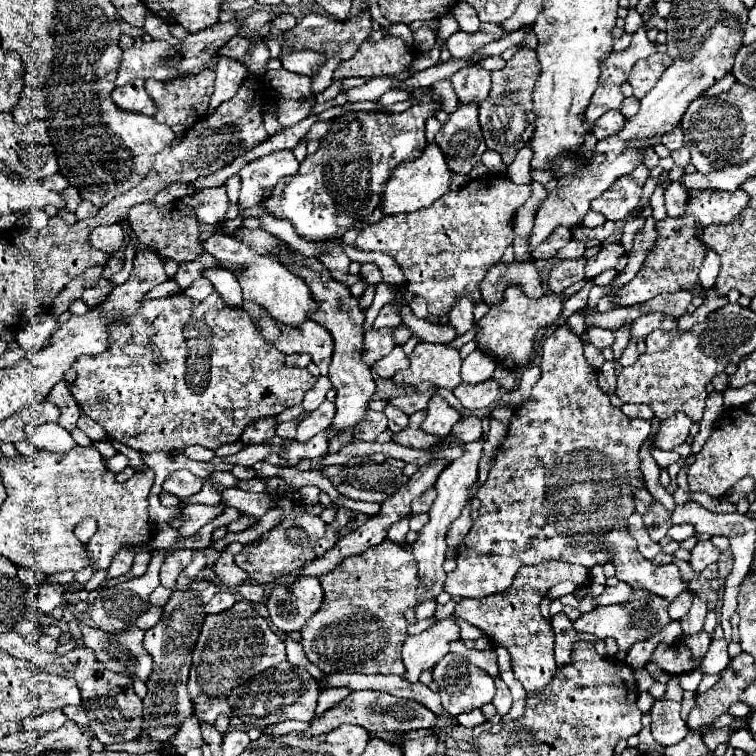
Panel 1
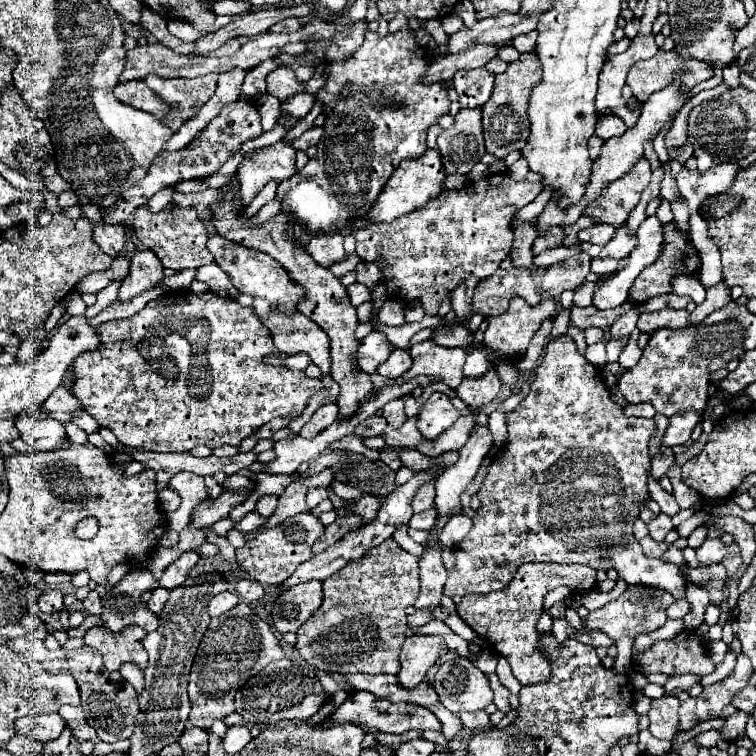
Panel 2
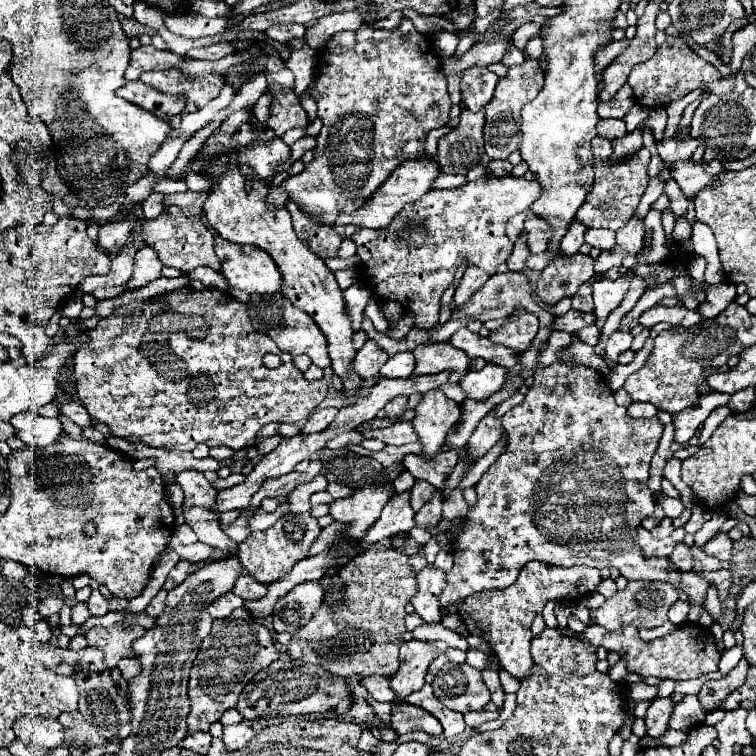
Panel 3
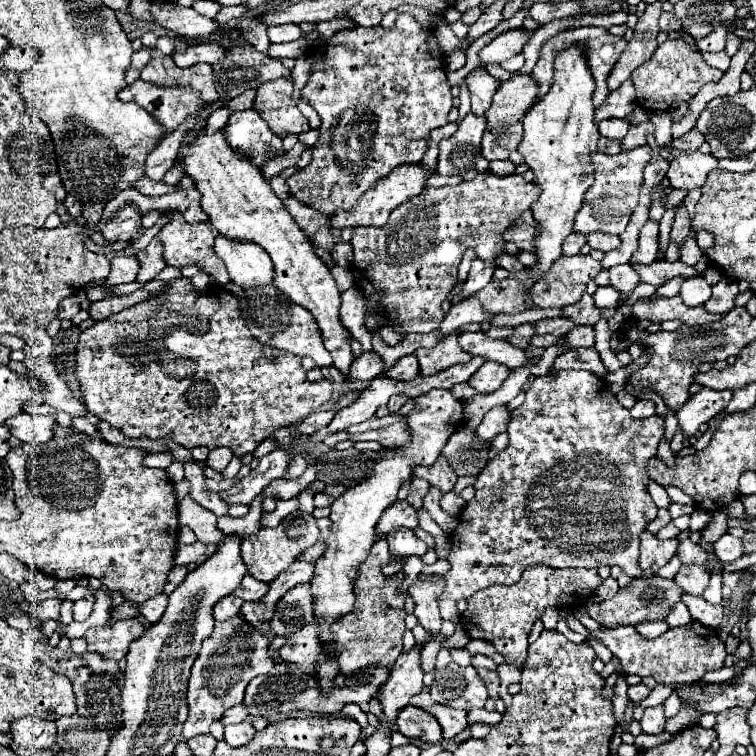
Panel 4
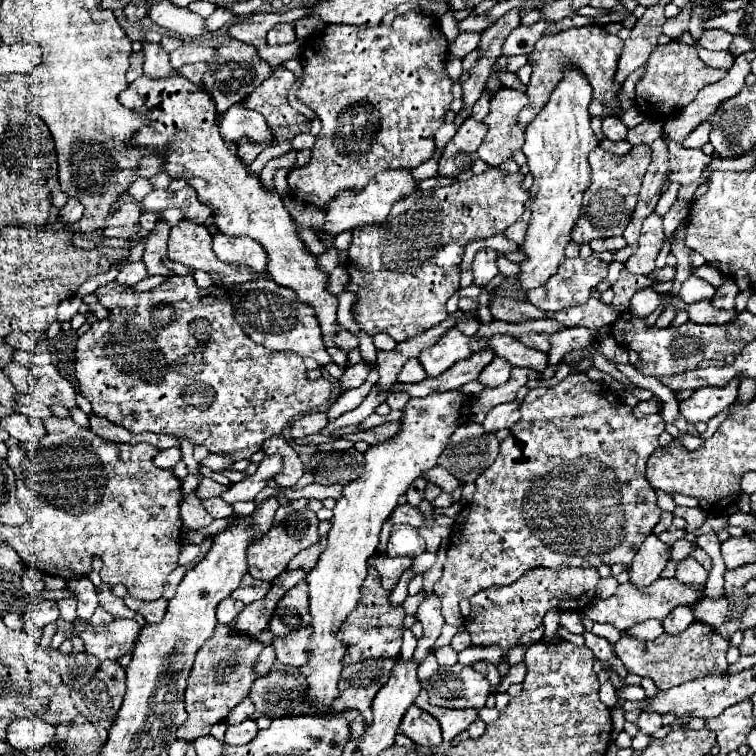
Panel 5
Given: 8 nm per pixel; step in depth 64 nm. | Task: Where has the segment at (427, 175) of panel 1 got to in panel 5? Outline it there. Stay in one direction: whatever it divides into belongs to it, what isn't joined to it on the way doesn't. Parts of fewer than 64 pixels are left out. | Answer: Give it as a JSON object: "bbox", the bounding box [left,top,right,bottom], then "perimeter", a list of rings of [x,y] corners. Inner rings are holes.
{"bbox":[322,170,418,236],"perimeter":[[[396,170],[396,172],[382,172],[380,176],[374,176],[360,192],[340,192],[340,196],[336,196],[332,202],[328,202],[328,206],[324,208],[326,212],[326,222],[324,222],[324,232],[322,234],[330,234],[330,236],[338,236],[346,230],[354,230],[360,224],[374,224],[374,222],[384,222],[392,204],[396,200],[400,200],[400,196],[406,196],[410,192],[414,192],[418,188],[418,184],[414,182],[410,172],[404,170]]]}

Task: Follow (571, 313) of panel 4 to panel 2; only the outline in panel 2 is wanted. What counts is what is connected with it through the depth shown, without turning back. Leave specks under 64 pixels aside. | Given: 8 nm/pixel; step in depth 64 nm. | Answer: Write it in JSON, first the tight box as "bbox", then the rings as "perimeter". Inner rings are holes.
{"bbox":[573,280,596,308],"perimeter":[[[586,280],[582,286],[579,286],[575,290],[573,298],[574,305],[580,306],[580,308],[588,308],[588,306],[592,306],[594,286],[596,286],[596,282],[590,282],[590,280]]]}

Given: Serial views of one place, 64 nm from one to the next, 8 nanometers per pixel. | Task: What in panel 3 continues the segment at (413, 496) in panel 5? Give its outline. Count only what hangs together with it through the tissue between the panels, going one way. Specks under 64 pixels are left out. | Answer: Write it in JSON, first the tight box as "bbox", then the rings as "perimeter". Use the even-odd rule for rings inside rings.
{"bbox":[410,480,436,512],"perimeter":[[[416,480],[416,484],[410,490],[410,504],[412,504],[412,508],[418,512],[430,500],[430,496],[434,494],[434,490],[436,488],[432,484],[428,484],[424,480]]]}

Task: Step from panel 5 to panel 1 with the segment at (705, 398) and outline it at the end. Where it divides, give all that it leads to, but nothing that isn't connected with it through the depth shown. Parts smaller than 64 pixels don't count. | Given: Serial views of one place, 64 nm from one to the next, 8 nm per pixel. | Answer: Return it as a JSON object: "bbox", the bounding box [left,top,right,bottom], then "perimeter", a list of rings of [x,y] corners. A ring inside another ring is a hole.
{"bbox":[654,412,692,450],"perimeter":[[[678,412],[672,418],[662,422],[654,444],[660,450],[672,450],[686,442],[686,438],[690,434],[690,426],[692,426],[692,420],[688,420],[688,416],[684,416],[682,412]]]}

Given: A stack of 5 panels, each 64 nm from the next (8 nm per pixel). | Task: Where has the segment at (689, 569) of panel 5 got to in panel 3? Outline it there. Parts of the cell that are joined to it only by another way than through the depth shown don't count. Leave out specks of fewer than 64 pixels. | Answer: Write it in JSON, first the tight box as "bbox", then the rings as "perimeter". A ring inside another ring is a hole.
{"bbox":[680,570,708,622],"perimeter":[[[690,570],[690,572],[680,572],[680,588],[690,596],[692,600],[692,606],[690,606],[690,614],[688,614],[688,620],[690,622],[698,622],[698,616],[700,616],[700,608],[704,604],[704,598],[706,598],[706,590],[708,590],[708,580]]]}

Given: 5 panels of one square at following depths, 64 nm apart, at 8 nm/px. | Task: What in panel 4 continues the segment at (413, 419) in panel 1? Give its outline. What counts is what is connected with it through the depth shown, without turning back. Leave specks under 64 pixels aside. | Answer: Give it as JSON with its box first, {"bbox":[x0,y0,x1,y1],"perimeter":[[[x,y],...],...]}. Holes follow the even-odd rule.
{"bbox":[348,422,410,448],"perimeter":[[[394,422],[390,426],[378,428],[378,430],[368,430],[364,434],[350,434],[348,440],[358,442],[358,440],[374,440],[378,444],[382,444],[384,448],[396,448],[396,446],[404,446],[410,440],[410,432],[406,422]]]}

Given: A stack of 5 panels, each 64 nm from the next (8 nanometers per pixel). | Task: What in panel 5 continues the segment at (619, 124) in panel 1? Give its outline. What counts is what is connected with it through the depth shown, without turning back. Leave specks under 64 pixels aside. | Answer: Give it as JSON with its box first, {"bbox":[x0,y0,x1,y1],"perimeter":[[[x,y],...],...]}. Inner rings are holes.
{"bbox":[602,116,628,142],"perimeter":[[[608,116],[602,120],[602,132],[608,140],[620,142],[620,140],[626,140],[628,128],[622,124],[622,120],[618,116]]]}

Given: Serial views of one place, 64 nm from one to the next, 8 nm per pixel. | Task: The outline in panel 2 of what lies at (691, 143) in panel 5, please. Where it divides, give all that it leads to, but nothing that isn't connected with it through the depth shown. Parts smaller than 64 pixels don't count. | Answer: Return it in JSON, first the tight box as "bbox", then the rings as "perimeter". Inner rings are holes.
{"bbox":[668,142,694,164],"perimeter":[[[686,142],[686,144],[682,144],[680,148],[670,148],[670,150],[668,150],[668,154],[670,154],[670,158],[672,158],[672,160],[678,160],[678,162],[682,162],[682,164],[684,164],[684,162],[694,154],[694,146]]]}

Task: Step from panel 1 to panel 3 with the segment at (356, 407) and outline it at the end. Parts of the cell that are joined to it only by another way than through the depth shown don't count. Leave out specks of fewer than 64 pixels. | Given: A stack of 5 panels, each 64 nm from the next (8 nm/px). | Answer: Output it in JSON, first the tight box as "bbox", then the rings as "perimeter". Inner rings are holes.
{"bbox":[200,154,362,396],"perimeter":[[[230,154],[218,156],[216,160],[208,160],[200,164],[202,172],[216,178],[212,188],[208,190],[208,200],[204,202],[202,210],[206,220],[210,220],[210,226],[226,240],[236,244],[252,244],[262,248],[272,256],[276,266],[282,274],[282,286],[280,292],[300,310],[310,314],[314,322],[320,326],[320,330],[326,336],[328,342],[328,354],[332,360],[332,370],[338,374],[344,382],[346,396],[354,396],[360,386],[362,378],[354,372],[352,362],[356,356],[354,344],[352,344],[352,326],[350,318],[344,308],[344,292],[340,290],[334,272],[326,268],[326,264],[304,244],[294,228],[292,220],[288,216],[286,206],[272,206],[268,200],[268,184],[252,184],[252,188],[244,188],[244,174],[240,172],[240,166],[230,166]]]}

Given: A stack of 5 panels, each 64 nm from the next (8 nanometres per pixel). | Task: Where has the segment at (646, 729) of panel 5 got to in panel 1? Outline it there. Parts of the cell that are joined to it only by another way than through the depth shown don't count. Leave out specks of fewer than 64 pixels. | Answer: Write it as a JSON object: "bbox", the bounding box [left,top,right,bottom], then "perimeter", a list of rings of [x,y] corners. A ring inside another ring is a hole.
{"bbox":[650,700,688,746],"perimeter":[[[656,700],[652,704],[650,716],[652,716],[652,724],[650,724],[652,736],[662,746],[676,744],[688,734],[688,728],[680,718],[680,702]]]}

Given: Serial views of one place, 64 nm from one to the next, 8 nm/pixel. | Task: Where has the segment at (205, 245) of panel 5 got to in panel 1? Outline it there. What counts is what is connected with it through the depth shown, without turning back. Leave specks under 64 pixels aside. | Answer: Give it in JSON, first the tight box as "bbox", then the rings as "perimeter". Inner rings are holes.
{"bbox":[128,200,204,264],"perimeter":[[[181,200],[160,206],[160,208],[156,208],[152,202],[138,204],[130,210],[128,222],[130,222],[130,228],[134,230],[136,238],[146,246],[156,248],[156,252],[160,254],[160,258],[164,262],[166,260],[174,260],[178,264],[192,262],[192,260],[196,260],[196,256],[200,252],[204,252],[202,238],[200,238],[200,234],[202,234],[200,232],[200,222],[196,220],[194,208],[186,206]]]}

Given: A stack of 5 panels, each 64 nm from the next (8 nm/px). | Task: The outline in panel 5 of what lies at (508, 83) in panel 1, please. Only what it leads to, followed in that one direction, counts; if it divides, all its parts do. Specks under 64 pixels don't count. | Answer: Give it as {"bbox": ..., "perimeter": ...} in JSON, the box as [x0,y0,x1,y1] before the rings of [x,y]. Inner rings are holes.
{"bbox":[478,88,528,166],"perimeter":[[[502,88],[490,102],[490,114],[484,118],[488,126],[486,140],[478,148],[478,156],[488,166],[500,166],[504,160],[512,158],[516,150],[524,144],[524,132],[516,124],[518,112],[528,102],[524,92]]]}

